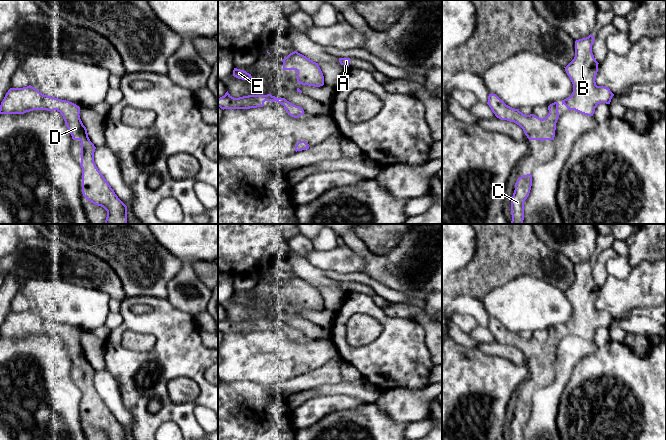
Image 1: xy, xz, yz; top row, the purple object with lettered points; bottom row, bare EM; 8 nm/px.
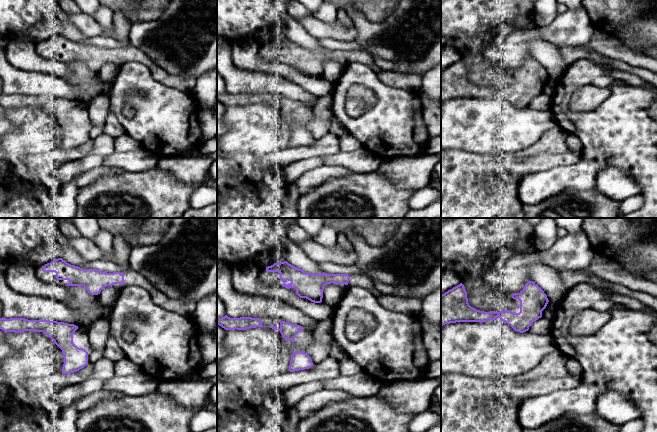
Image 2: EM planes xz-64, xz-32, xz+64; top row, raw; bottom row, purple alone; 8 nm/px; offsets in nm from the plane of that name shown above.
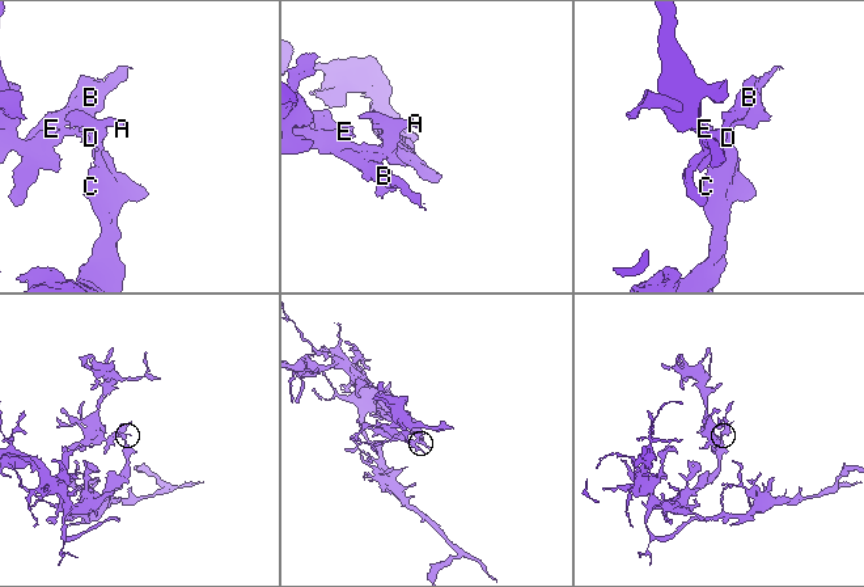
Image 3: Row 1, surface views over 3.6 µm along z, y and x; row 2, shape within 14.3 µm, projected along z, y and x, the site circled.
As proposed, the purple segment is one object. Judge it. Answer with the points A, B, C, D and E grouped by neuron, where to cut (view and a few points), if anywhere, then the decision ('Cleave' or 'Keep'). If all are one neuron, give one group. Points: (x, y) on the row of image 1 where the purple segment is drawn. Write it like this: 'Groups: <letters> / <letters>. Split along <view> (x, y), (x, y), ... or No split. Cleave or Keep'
Groups: A B C D E. No split. Keep

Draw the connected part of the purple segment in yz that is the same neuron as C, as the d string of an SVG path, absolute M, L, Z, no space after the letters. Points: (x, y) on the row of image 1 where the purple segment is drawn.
M527 174L518 178L511 199L511 224L523 224L524 202L529 196L532 186L532 175Z

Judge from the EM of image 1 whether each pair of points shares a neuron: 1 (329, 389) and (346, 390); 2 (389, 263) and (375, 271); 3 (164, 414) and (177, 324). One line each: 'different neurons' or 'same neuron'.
1: same neuron
2: same neuron
3: same neuron

